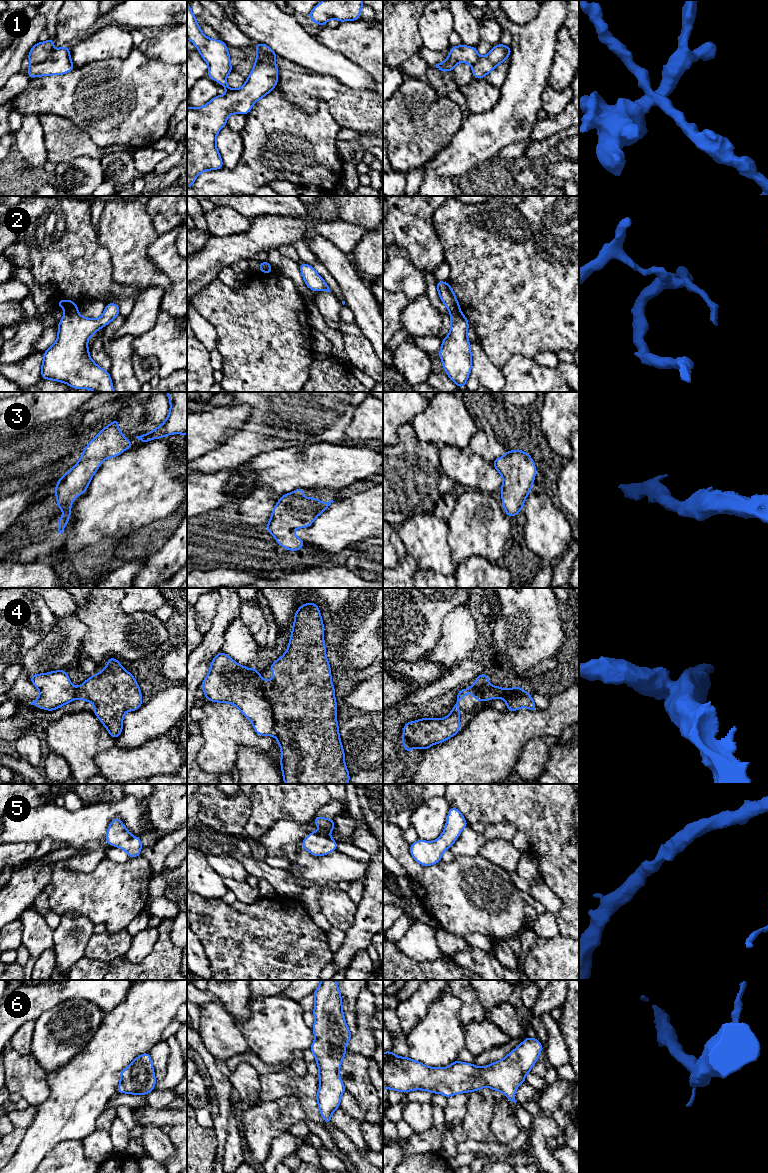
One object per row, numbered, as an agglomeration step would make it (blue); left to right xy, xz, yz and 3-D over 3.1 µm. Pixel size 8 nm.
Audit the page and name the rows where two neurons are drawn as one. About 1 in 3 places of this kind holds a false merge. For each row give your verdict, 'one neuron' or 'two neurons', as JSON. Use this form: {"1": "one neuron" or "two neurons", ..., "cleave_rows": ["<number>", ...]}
{"1": "two neurons", "2": "two neurons", "3": "one neuron", "4": "two neurons", "5": "one neuron", "6": "one neuron", "cleave_rows": ["1", "2", "4"]}

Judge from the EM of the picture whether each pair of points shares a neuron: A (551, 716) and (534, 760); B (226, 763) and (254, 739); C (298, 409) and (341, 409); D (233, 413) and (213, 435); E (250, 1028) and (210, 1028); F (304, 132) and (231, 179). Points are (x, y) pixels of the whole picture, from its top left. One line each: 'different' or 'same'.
A: different
B: same
C: same
D: same
E: different
F: same

